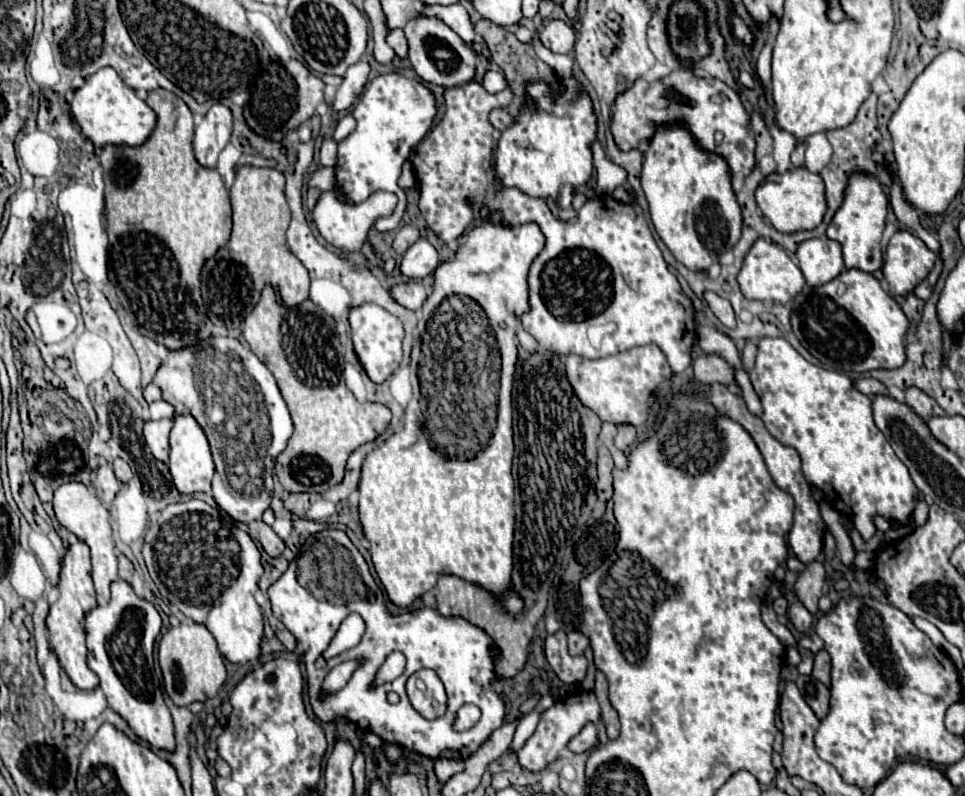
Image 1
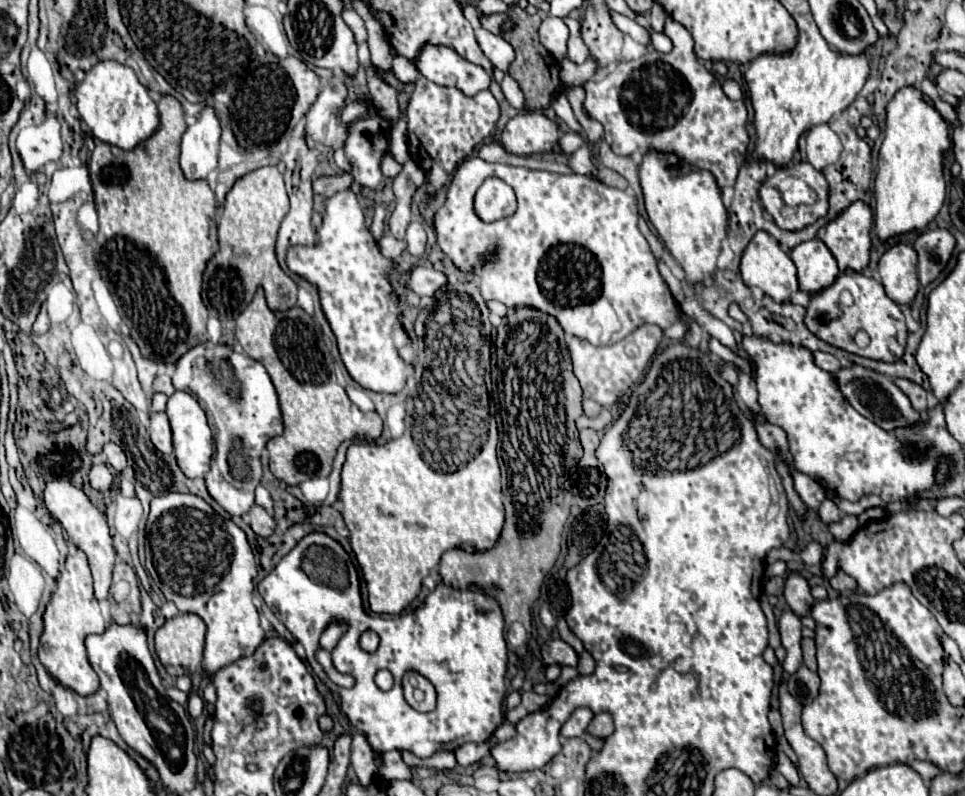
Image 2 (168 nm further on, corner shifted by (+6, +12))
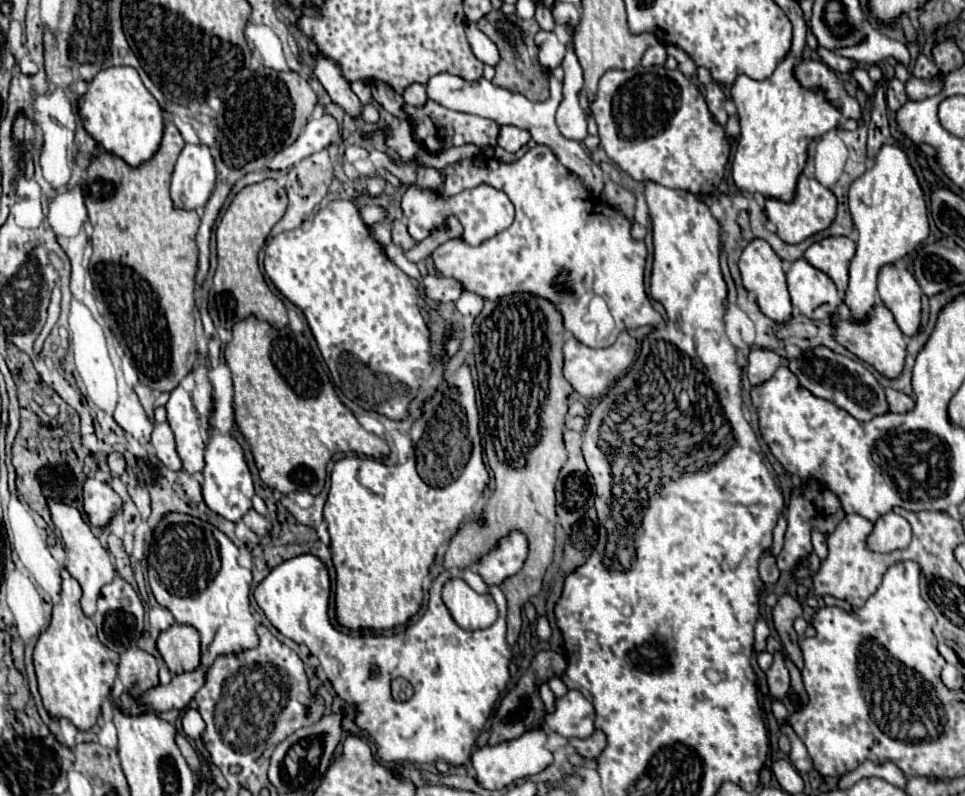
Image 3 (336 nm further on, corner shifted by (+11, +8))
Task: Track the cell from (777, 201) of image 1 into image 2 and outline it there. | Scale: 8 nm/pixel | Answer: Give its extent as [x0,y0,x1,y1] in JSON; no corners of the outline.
[760,162,828,230]

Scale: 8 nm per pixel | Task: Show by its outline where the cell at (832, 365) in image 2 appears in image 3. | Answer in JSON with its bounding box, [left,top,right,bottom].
[747,348,783,386]

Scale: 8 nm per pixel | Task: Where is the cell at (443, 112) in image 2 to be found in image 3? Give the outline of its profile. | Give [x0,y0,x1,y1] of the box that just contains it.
[405,100,499,152]

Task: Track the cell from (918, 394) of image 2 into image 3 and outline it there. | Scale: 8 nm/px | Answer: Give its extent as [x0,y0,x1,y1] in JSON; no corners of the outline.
[885,388,915,412]

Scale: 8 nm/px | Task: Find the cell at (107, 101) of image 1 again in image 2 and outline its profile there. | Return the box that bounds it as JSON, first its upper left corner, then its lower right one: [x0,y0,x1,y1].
[74,62,158,150]

